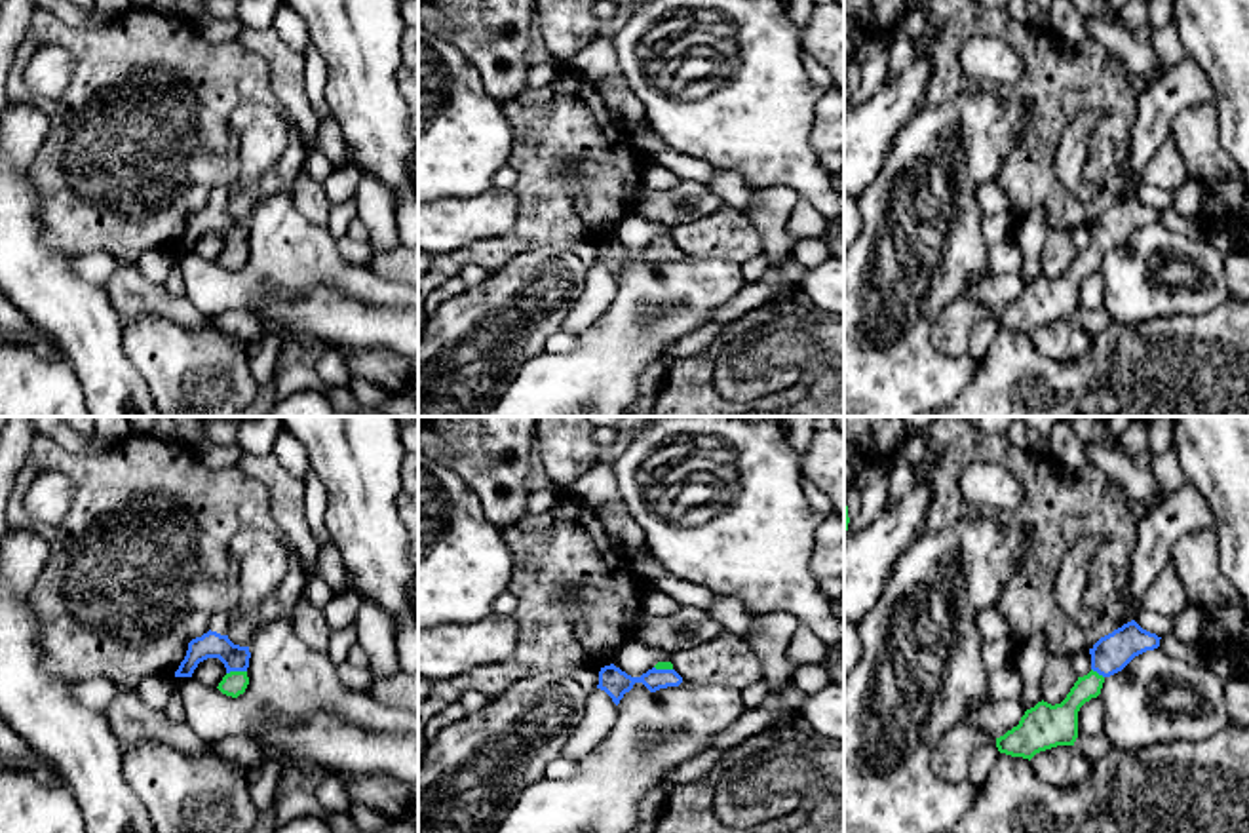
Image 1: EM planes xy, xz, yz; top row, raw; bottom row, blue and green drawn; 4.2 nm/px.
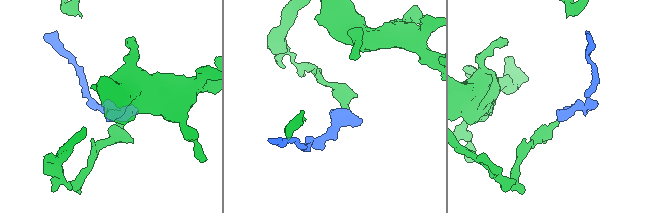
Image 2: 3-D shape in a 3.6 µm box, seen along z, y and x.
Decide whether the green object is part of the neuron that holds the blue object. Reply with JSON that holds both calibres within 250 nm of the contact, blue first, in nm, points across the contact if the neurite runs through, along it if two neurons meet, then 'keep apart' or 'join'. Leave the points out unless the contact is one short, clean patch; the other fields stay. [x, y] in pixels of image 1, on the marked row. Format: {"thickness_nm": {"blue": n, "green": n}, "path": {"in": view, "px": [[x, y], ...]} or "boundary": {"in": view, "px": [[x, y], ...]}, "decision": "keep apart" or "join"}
{"thickness_nm": {"blue": 110, "green": 110}, "path": {"in": "xy", "px": [[210, 645], [215, 645], [236, 670], [234, 683]]}, "decision": "join"}

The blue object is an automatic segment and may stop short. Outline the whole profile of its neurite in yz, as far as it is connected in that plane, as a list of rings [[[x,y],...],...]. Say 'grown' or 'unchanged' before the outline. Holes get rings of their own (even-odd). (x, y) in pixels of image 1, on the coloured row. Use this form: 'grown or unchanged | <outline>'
grown | [[[1135,620],[1101,637],[1091,649],[1091,671],[1078,677],[1061,704],[1038,702],[1027,709],[1019,725],[996,738],[1000,753],[1032,759],[1036,753],[1074,746],[1080,707],[1101,694],[1106,677],[1122,671],[1135,656],[1160,647],[1156,633]]]

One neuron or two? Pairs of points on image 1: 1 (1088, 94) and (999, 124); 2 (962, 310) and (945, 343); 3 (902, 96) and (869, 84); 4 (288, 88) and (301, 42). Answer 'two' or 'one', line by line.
1: two
2: one
3: two
4: two

